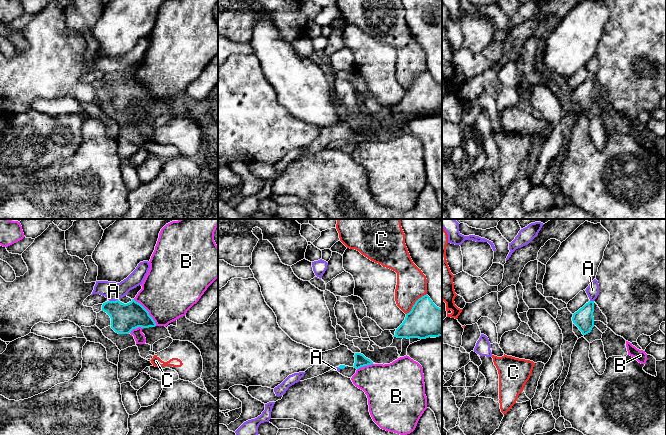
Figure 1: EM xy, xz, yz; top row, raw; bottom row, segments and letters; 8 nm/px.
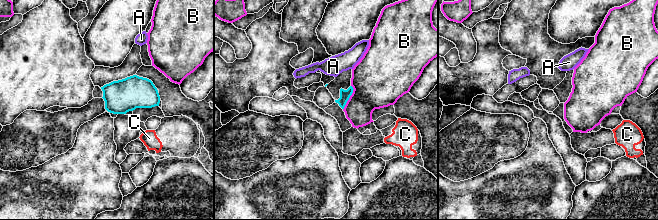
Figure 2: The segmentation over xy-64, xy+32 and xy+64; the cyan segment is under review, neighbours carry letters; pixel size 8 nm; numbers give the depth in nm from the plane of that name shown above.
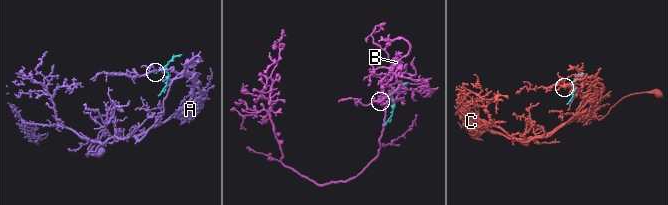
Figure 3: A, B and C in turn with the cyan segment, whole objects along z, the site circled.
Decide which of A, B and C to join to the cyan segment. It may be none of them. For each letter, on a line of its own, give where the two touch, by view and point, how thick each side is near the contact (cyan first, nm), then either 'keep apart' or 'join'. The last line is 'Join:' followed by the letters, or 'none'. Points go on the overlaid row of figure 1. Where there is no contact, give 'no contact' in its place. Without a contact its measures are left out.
A: xy (113, 301) | 220/150 nm | keep apart
B: xy (147, 311) | 220/440 nm | keep apart
C: xz (415, 303) | 280/240 nm | keep apart
Join: none

